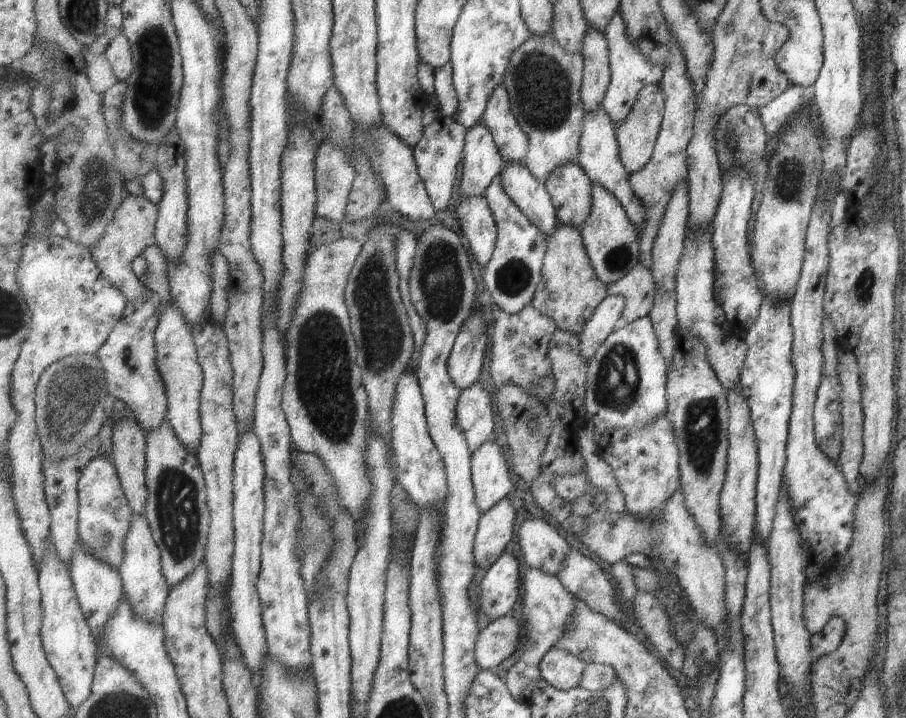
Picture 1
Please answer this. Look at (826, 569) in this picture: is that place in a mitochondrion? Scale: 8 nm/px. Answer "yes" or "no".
no

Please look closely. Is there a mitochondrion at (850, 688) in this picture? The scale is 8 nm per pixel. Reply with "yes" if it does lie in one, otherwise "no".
no

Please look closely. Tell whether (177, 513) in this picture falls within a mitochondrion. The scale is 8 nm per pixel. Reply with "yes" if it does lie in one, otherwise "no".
yes

